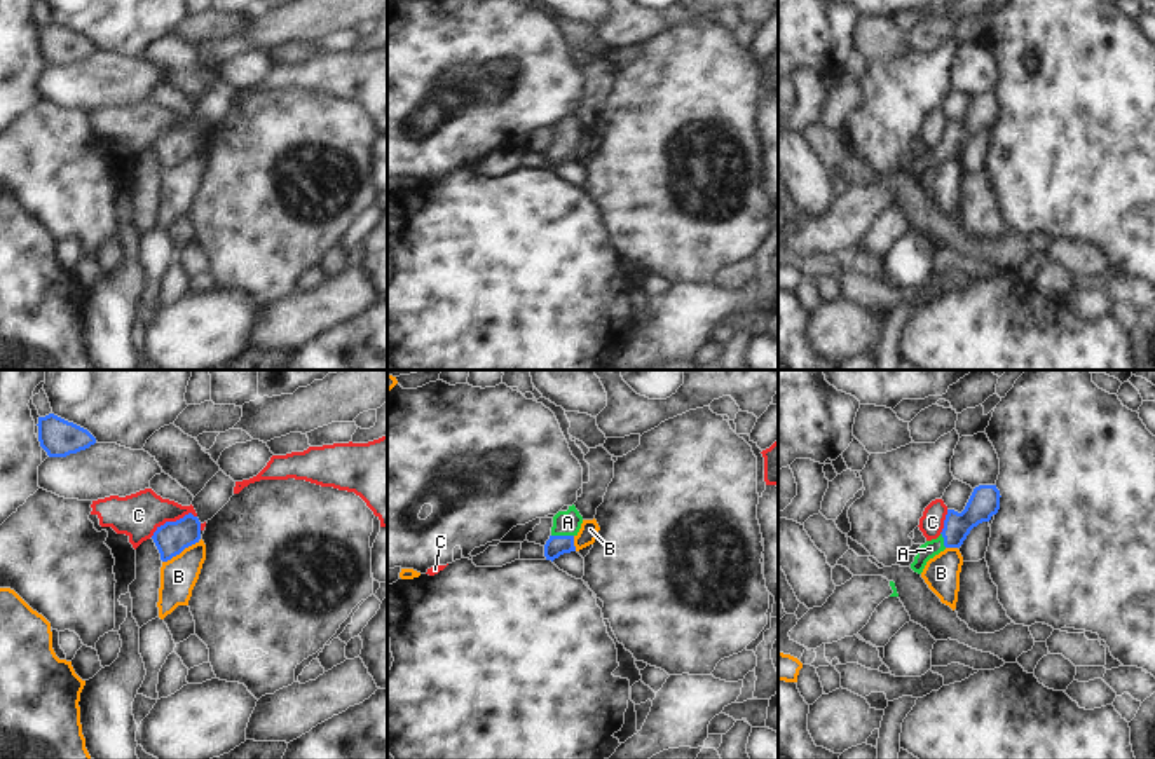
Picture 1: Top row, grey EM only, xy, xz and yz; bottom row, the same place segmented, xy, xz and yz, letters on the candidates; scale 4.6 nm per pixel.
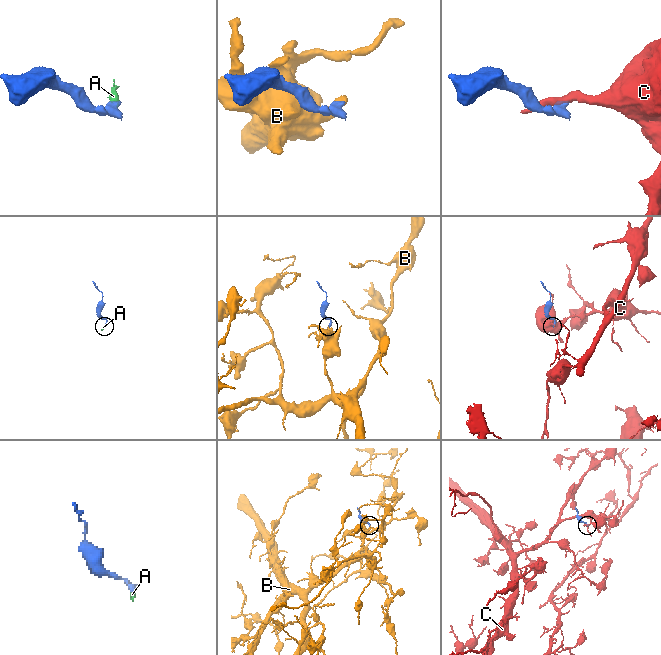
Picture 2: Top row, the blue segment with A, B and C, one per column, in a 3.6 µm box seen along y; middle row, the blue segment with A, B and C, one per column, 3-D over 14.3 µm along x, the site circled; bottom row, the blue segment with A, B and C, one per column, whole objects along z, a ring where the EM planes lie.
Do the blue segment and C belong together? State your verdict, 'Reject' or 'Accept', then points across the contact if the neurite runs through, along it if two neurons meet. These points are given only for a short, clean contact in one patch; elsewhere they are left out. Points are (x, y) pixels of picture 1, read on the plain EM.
Reject. Boundary: xy (196, 124), (185, 123), (175, 129), (166, 129), (150, 145)

